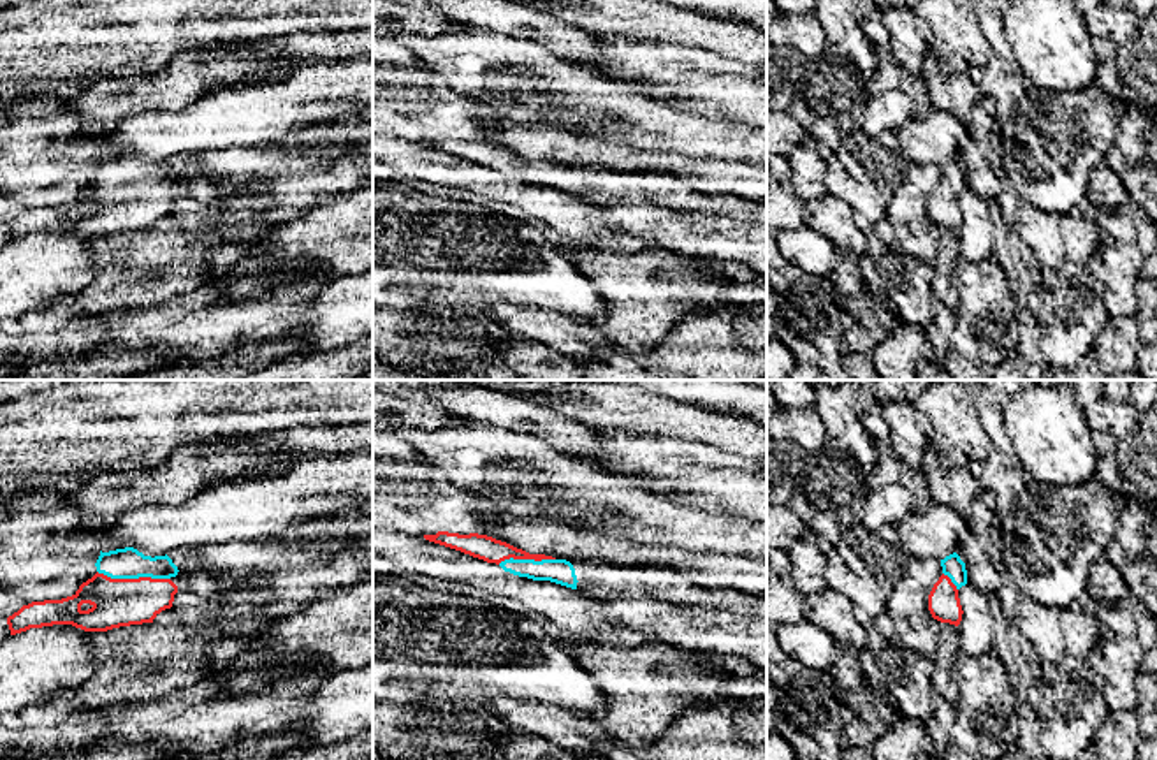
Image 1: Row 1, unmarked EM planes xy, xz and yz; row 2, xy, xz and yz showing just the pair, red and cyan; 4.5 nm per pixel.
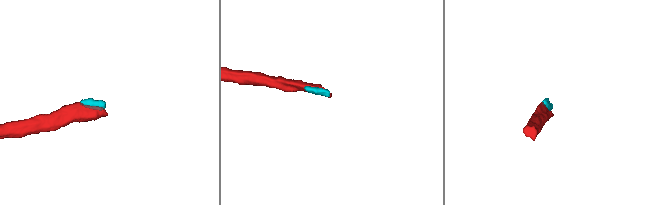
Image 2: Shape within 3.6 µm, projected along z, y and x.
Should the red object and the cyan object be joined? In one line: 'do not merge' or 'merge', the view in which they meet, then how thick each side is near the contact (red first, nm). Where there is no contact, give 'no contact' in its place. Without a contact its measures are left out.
merge; meets red in xy; 220 nm thick on the red side, 140 nm on the other

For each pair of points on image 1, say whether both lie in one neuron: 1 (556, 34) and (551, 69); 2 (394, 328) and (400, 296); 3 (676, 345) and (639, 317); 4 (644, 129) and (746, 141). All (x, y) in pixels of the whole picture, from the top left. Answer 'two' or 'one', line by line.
1: two
2: two
3: two
4: one

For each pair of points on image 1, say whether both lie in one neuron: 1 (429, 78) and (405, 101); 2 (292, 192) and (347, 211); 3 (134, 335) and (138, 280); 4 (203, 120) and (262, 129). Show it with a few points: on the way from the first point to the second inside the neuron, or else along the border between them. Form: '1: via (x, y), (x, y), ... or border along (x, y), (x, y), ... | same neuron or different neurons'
1: border along (443, 81), (440, 85), (391, 85) | different neurons
2: border along (354, 190), (310, 206), (289, 222) | different neurons
3: border along (166, 299), (150, 306), (130, 306), (125, 310) | different neurons
4: via (217, 120), (248, 120) | same neuron

